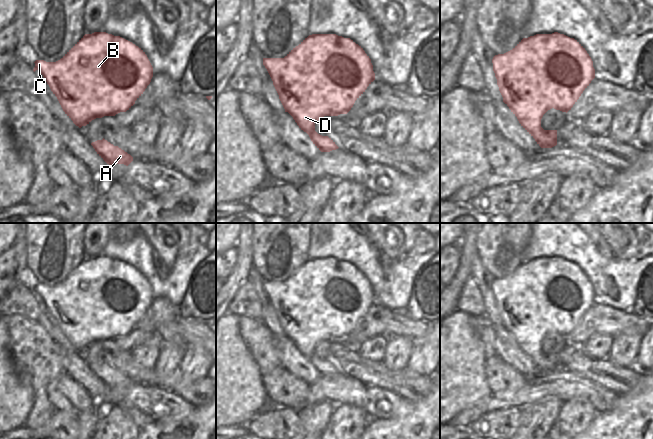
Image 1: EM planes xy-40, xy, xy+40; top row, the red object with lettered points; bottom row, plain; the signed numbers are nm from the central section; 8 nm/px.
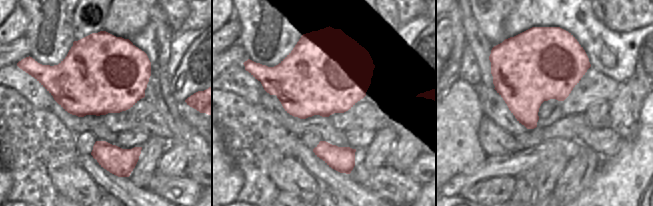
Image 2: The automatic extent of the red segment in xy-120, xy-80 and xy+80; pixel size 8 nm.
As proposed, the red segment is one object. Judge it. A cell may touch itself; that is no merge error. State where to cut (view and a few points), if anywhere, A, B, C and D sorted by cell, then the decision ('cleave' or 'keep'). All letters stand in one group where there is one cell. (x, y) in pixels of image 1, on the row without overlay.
no cut; A B C D; keep

